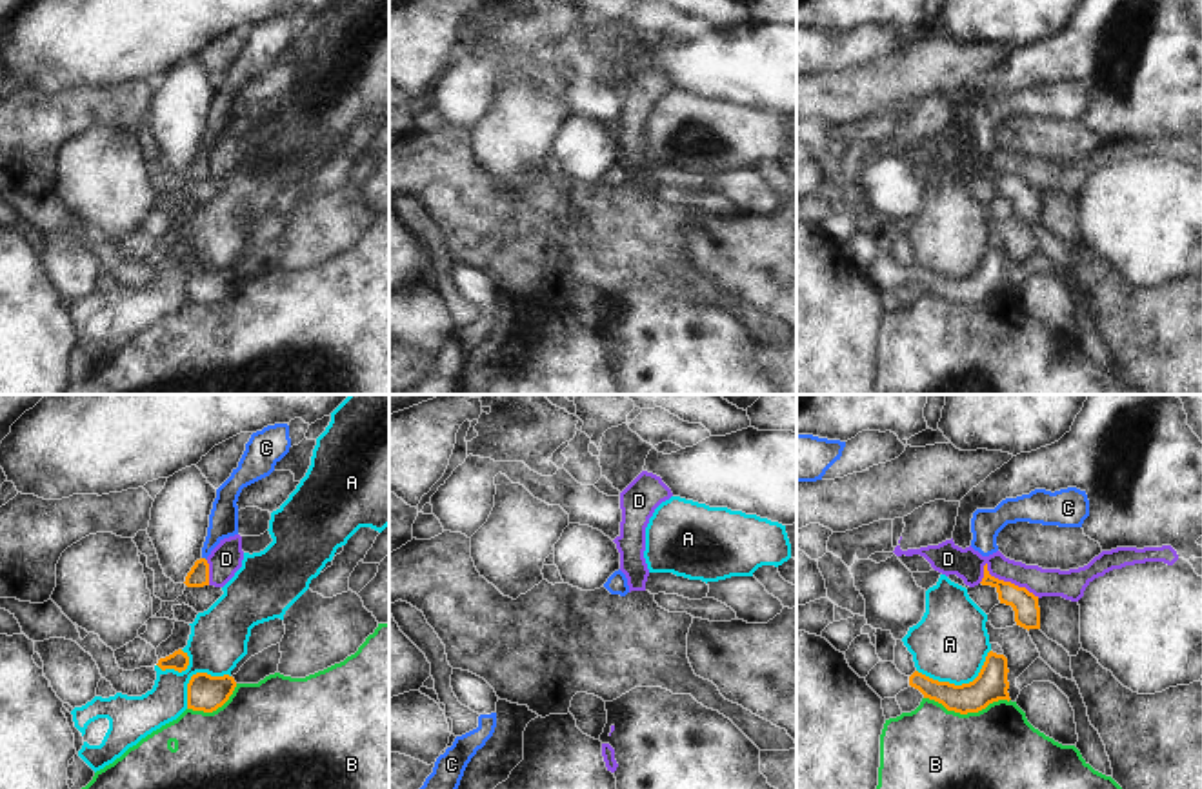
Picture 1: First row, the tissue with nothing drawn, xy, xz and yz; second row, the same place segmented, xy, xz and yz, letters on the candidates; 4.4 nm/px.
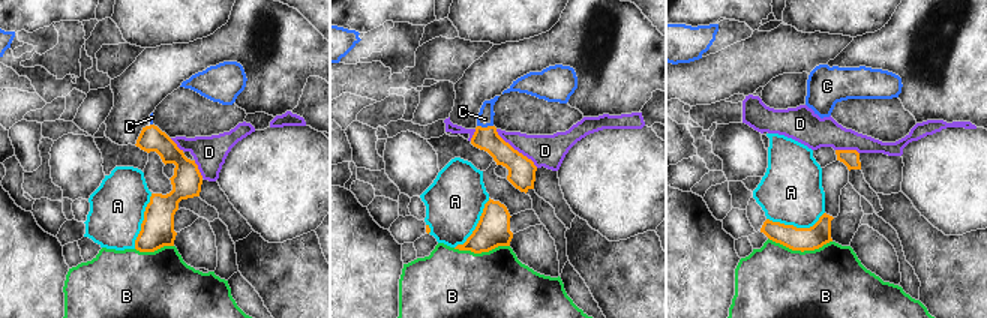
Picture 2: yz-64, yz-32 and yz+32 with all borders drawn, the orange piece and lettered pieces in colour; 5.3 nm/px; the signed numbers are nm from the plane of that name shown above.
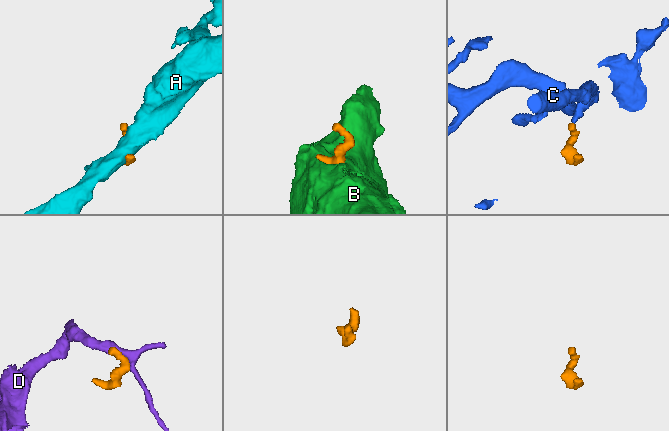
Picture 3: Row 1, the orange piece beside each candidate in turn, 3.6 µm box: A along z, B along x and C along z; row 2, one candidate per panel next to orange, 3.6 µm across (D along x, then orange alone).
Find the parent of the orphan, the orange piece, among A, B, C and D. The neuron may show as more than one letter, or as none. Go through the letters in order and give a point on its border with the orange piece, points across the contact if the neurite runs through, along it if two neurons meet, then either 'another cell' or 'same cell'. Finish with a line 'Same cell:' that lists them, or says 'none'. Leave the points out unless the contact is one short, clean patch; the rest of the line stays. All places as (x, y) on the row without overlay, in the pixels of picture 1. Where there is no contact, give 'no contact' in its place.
A: meets orange in yz at (959, 279); another cell
B: meets orange in yz at (968, 304); border along yz (924, 289), (961, 306), (977, 306), (993, 295), (1010, 293); another cell
C: meets orange in xy at (204, 151); runs through xy (199, 168), (204, 151), (224, 108); same cell
D: meets orange in yz at (1010, 175); another cell
Same cell: C

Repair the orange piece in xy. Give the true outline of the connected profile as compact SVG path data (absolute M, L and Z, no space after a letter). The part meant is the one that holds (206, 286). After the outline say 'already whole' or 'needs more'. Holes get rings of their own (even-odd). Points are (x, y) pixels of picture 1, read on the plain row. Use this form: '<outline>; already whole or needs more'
M196 265L187 276L187 302L213 305L233 287L236 275L233 269L211 269Z; already whole

